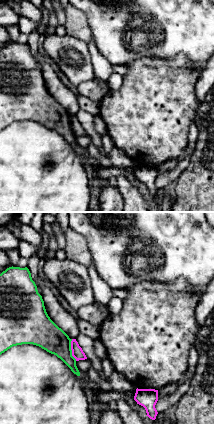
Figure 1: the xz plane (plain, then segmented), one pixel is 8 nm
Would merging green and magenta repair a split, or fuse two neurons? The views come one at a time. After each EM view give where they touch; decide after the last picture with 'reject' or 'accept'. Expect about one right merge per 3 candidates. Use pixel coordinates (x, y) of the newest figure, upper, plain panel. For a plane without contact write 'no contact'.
contact (71, 126)

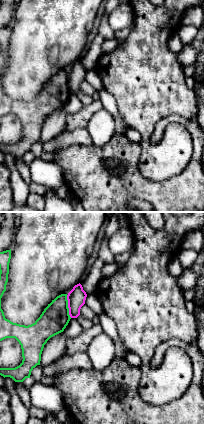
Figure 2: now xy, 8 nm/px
contact (67, 82)

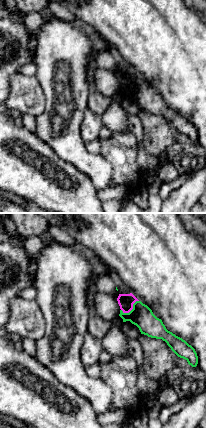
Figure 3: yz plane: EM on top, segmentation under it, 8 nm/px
contact (132, 85)

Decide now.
reject

